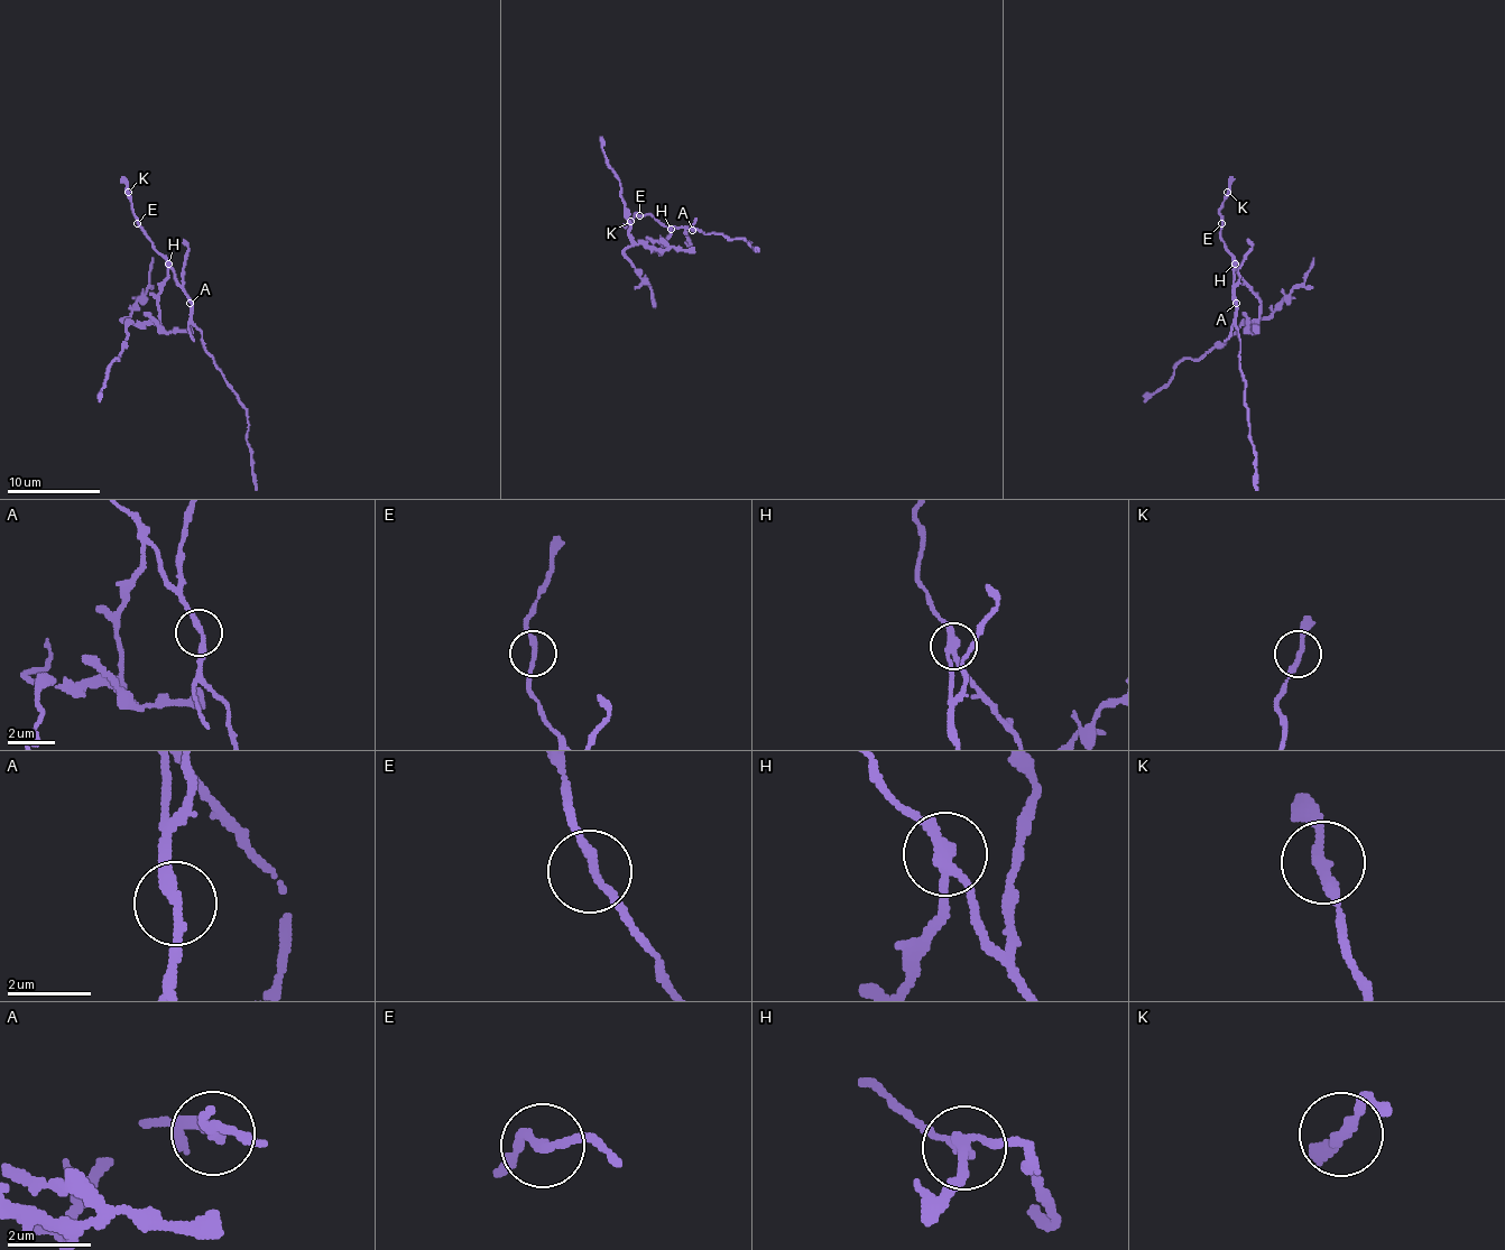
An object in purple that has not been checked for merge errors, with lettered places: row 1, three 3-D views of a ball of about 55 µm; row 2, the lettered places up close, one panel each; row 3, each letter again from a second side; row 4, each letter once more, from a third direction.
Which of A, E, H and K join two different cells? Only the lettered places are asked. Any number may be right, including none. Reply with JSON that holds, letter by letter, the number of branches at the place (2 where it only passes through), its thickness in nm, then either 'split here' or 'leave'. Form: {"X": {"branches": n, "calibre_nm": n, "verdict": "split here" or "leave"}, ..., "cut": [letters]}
{"A": {"branches": 2, "calibre_nm": 220, "verdict": "split here"}, "E": {"branches": 2, "calibre_nm": 200, "verdict": "leave"}, "H": {"branches": 3, "calibre_nm": 240, "verdict": "split here"}, "K": {"branches": 2, "calibre_nm": 220, "verdict": "leave"}, "cut": ["A", "H"]}

